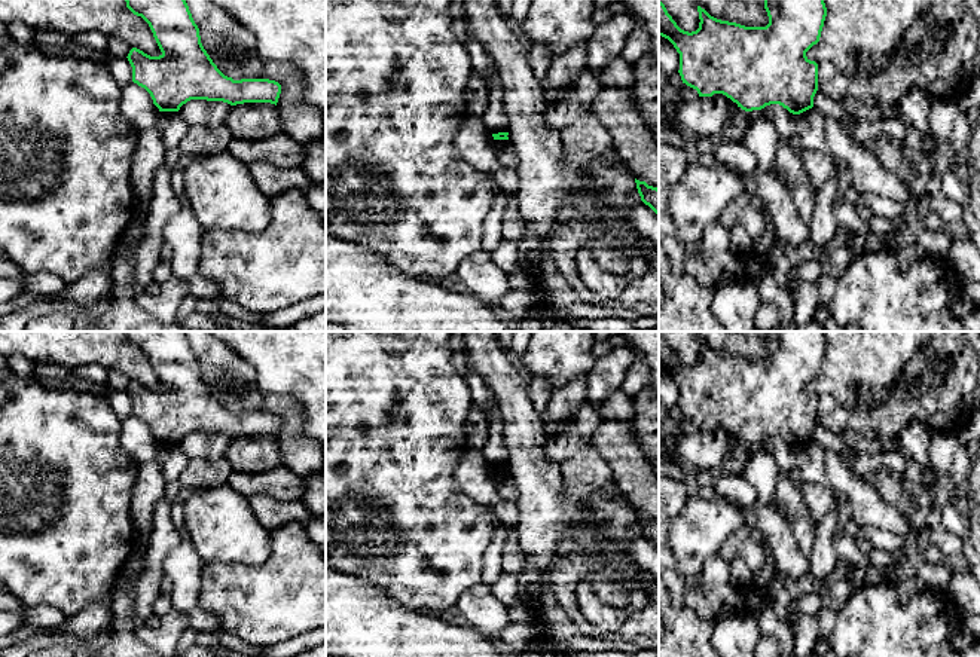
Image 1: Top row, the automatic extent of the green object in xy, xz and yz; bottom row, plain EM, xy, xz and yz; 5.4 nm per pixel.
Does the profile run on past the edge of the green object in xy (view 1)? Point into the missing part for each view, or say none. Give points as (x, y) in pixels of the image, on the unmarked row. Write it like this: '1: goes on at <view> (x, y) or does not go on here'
1: does not go on here

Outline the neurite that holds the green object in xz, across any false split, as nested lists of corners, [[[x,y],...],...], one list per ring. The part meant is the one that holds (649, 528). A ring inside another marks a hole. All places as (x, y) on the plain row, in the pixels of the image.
[[[635,511],[641,534],[659,548],[659,522]]]

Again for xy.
[[[125,331],[125,334],[134,348],[149,357],[162,385],[159,389],[150,389],[132,381],[126,389],[132,400],[132,415],[150,427],[159,444],[178,444],[190,433],[223,434],[231,438],[244,436],[277,438],[281,427],[278,415],[269,412],[233,413],[217,401],[201,376],[199,361],[184,331]]]

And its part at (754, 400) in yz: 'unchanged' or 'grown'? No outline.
unchanged

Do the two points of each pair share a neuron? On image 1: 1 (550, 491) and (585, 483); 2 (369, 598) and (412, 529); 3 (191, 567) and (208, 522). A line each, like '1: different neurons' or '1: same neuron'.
1: different neurons
2: different neurons
3: different neurons

